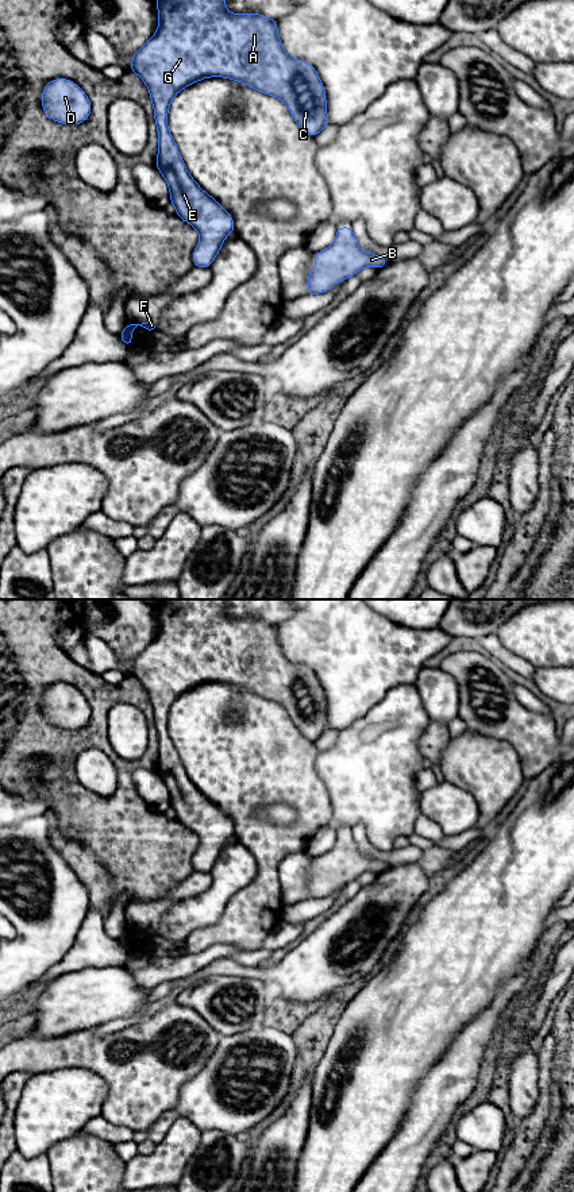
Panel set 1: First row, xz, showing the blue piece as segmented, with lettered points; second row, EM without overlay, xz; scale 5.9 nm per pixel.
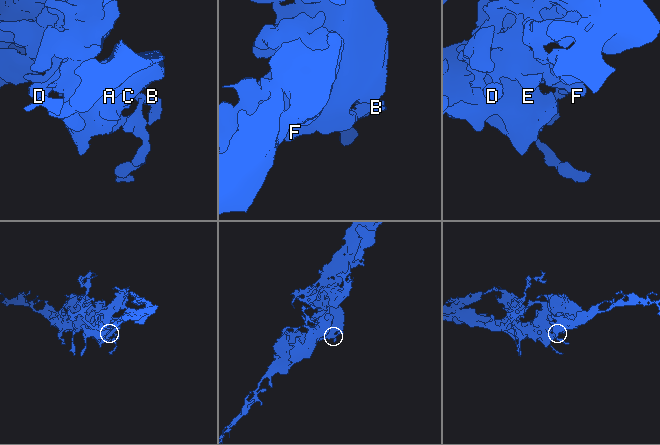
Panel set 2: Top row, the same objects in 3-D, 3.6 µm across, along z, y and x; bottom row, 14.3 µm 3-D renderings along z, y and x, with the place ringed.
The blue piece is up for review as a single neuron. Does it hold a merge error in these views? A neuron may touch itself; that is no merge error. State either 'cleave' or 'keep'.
keep

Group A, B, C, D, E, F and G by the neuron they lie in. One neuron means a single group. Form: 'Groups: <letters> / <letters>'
Groups: A B C D E F G

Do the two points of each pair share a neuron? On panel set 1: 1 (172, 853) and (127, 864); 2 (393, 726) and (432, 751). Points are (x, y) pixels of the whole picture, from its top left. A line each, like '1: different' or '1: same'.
1: same
2: different

